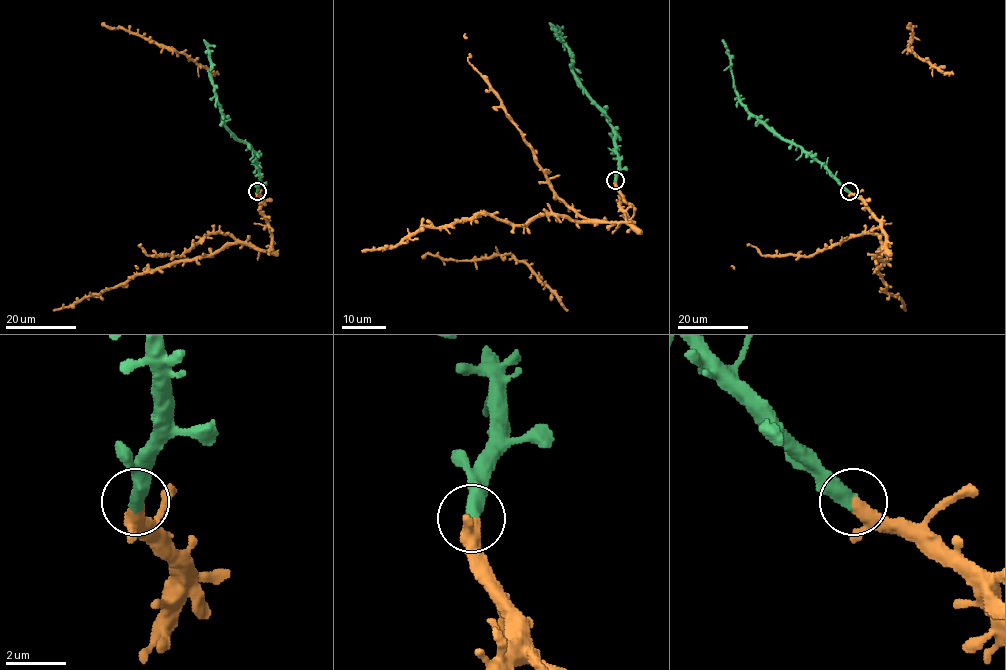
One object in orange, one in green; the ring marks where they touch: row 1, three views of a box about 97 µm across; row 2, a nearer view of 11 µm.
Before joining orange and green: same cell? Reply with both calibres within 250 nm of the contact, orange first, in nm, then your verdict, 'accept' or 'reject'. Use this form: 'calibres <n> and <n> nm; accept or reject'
calibres 340 and 480 nm; accept

